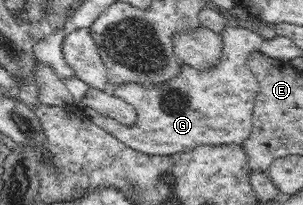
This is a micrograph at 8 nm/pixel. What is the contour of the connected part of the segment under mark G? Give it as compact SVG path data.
M244 25L241 28L228 27L220 36L225 46L220 54L221 62L214 68L202 72L182 64L177 78L164 87L144 87L136 83L117 87L115 96L135 108L133 124L106 118L93 108L83 107L84 113L113 138L146 155L178 155L205 145L242 146L252 132L254 101L259 93L259 83L247 62L252 54L260 52L265 40Z

